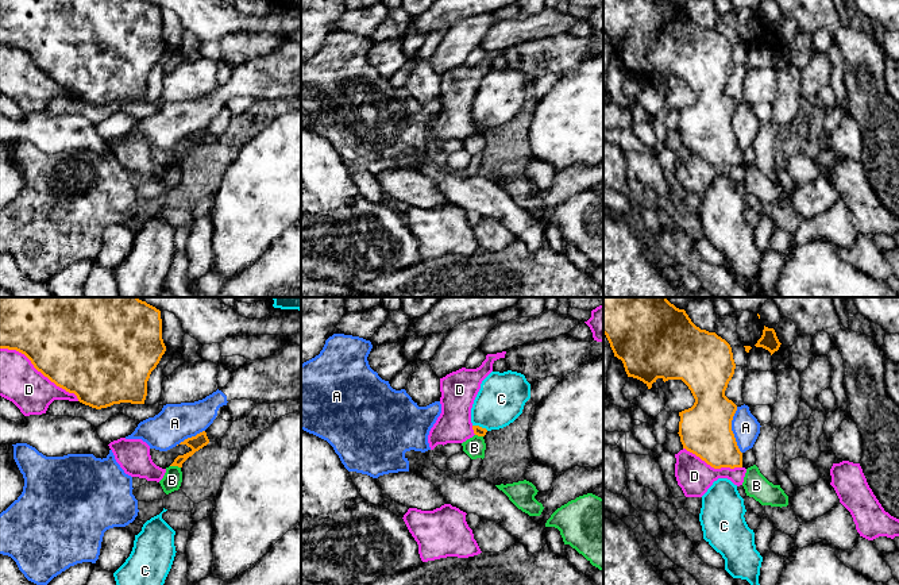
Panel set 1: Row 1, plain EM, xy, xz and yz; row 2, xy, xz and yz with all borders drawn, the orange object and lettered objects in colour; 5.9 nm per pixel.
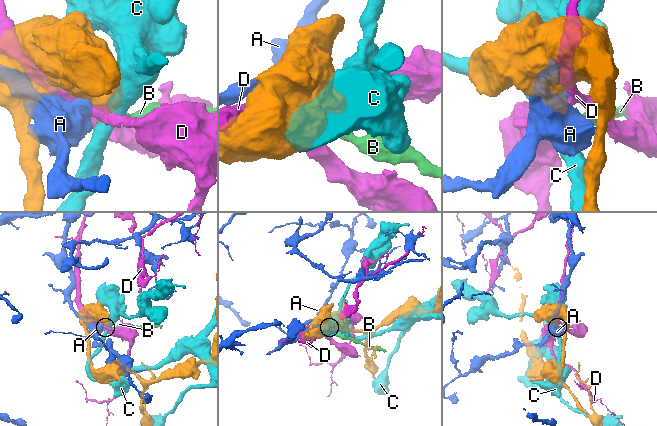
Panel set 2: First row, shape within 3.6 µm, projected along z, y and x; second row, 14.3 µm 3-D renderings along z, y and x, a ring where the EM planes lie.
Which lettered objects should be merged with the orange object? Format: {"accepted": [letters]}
{"accepted": []}

